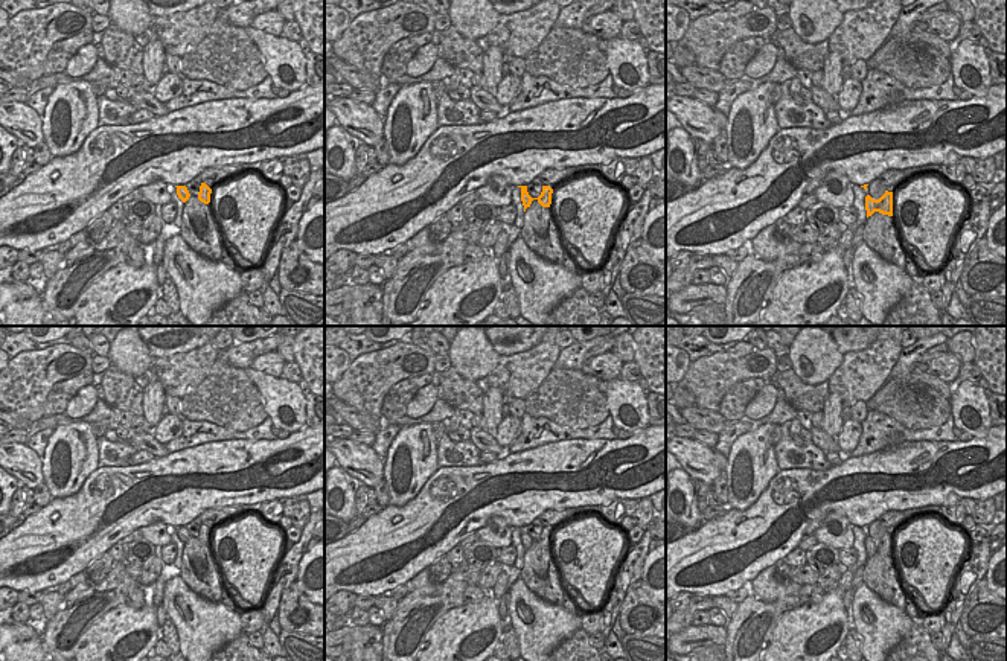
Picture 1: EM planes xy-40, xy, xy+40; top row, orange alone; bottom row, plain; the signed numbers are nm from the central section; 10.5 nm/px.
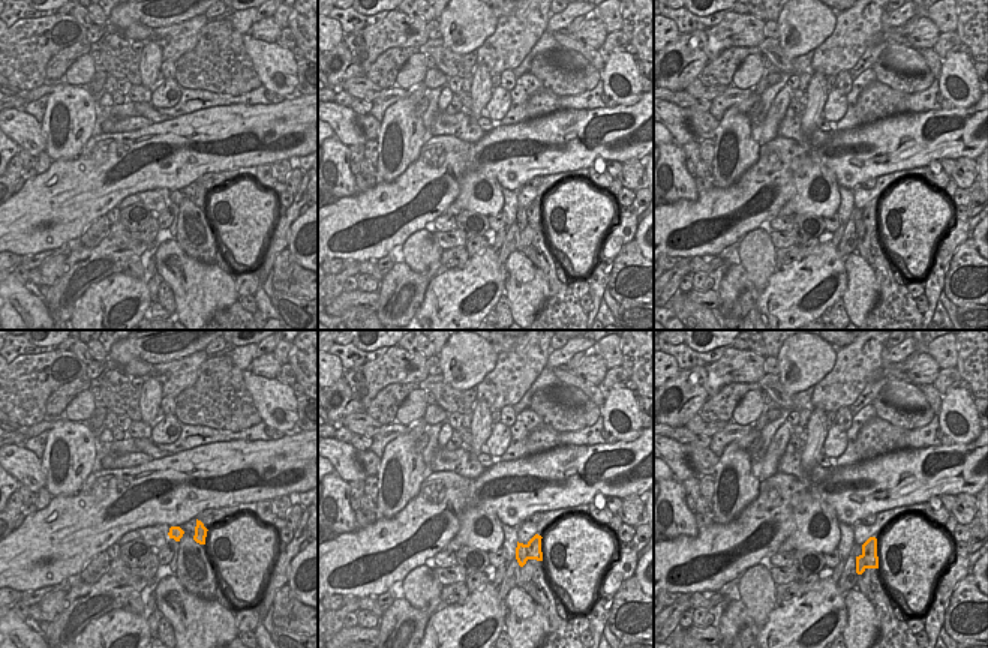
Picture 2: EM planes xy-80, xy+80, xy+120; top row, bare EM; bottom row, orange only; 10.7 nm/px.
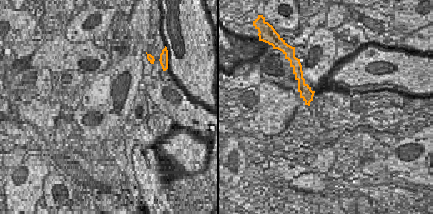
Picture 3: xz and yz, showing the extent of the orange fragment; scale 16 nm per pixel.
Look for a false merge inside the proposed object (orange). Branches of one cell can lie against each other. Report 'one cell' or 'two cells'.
two cells

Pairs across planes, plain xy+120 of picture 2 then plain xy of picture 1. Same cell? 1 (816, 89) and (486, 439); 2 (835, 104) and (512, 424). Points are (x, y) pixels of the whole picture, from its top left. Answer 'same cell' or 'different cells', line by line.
1: different cells
2: same cell

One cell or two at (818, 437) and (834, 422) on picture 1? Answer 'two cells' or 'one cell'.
two cells

